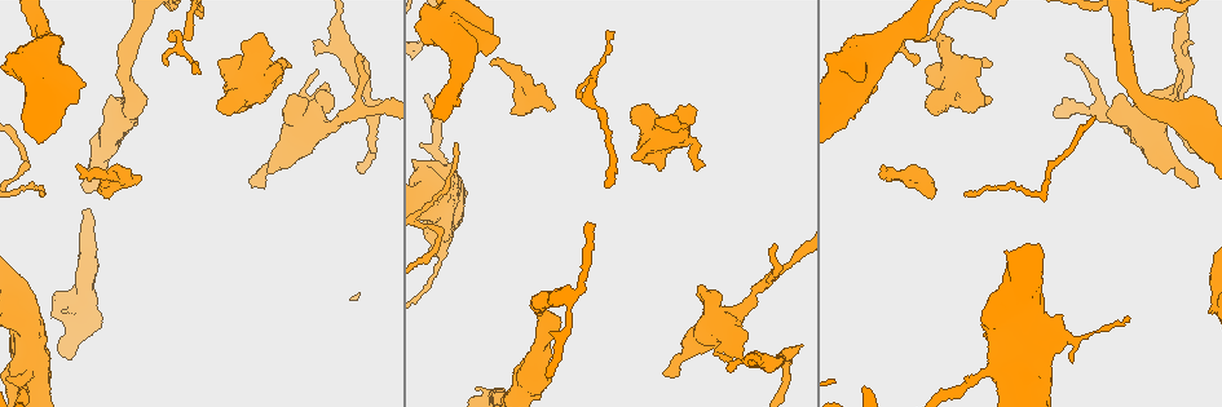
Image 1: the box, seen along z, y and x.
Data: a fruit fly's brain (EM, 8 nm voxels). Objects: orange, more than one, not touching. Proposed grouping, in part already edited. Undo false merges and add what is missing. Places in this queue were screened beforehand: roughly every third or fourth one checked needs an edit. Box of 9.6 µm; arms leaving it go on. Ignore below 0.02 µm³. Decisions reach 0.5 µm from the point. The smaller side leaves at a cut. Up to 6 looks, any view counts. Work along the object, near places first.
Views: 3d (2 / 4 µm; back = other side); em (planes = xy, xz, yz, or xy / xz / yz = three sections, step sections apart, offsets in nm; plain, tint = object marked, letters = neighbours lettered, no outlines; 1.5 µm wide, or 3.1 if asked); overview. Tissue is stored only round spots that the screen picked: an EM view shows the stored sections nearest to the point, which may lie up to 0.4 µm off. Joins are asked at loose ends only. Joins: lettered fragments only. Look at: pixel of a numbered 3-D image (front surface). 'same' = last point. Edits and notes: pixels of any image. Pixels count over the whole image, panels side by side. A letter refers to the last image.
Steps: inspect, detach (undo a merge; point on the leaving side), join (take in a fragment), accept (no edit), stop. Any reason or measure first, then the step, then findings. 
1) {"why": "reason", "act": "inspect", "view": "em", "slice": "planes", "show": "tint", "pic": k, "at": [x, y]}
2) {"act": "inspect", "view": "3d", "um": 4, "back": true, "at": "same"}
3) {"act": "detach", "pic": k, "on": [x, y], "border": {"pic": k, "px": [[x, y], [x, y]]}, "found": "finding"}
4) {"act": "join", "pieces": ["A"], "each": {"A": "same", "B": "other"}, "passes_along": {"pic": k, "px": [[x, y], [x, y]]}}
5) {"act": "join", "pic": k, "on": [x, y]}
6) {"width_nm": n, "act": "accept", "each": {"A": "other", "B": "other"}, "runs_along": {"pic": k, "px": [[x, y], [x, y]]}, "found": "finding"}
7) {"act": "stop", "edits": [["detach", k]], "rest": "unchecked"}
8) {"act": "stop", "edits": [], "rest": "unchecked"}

{"act": "inspect", "view": "3d", "um": 2, "back": true, "pic": 1, "at": [495, 60]}

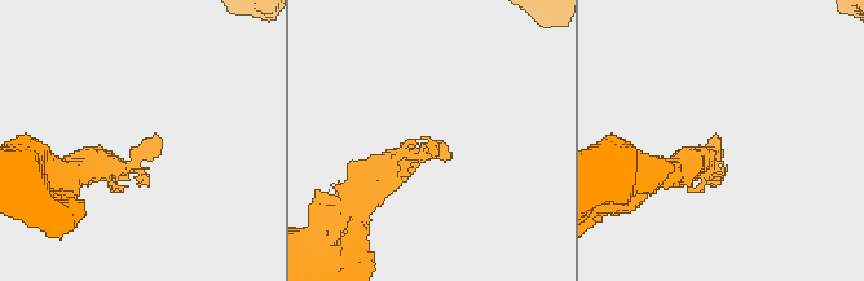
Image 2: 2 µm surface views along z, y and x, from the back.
{"why": "now the EM", "act": "inspect", "view": "em", "slice": "planes", "show": "letters", "pic": 2, "at": [153, 135]}

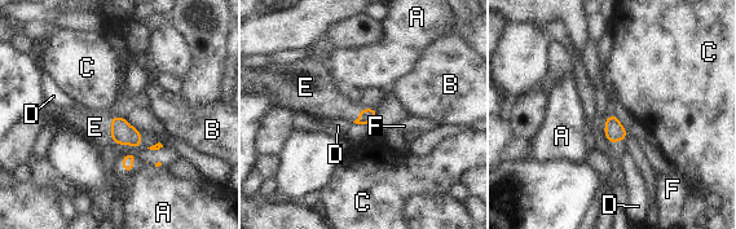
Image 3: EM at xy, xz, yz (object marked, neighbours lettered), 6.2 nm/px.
{"act": "join", "pieces": ["E"], "each": {"A": "other", "B": "other", "C": "other", "D": "other", "E": "same", "F": "other"}, "passes_along": {"pic": 3, "px": [[122, 132], [111, 127], [95, 127]]}, "found": "the neuron continues"}

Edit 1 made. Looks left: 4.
{"why": "stops while still wide", "act": "inspect", "view": "3d", "um": 4, "pic": 1, "at": [643, 162]}

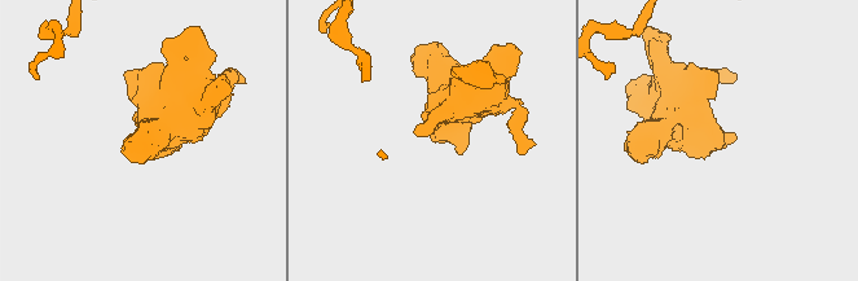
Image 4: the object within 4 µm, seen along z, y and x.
{"act": "inspect", "view": "em", "um": 3.1, "slice": "planes", "show": "letters", "pic": 4, "at": [717, 142]}

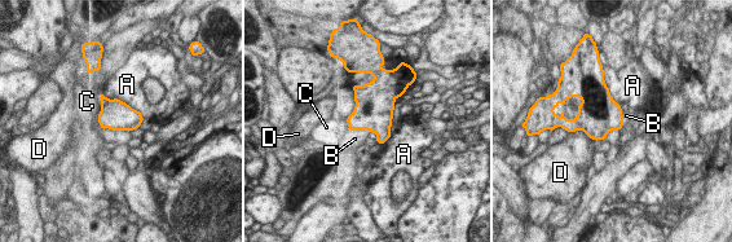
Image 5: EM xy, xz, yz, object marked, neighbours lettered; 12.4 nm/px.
{"act": "join", "pieces": ["B"], "each": {"A": "other", "B": "same", "C": "other", "D": "other"}, "passes_along": {"pic": 5, "px": [[374, 113], [361, 128], [355, 139]]}, "found": "it goes on there"}

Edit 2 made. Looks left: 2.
{"act": "stop", "edits": [["join", 3], ["join", 5]], "rest": "unchecked"}

